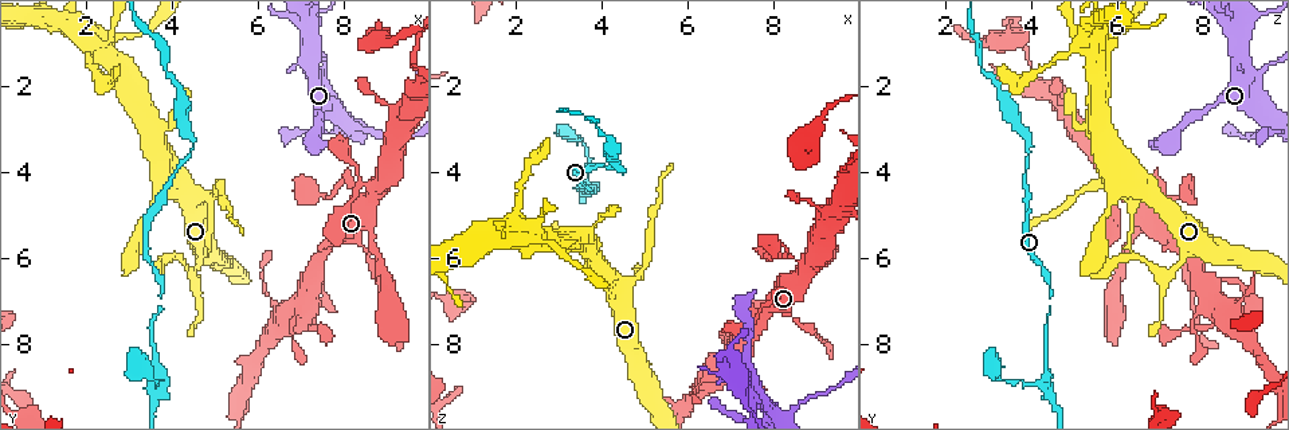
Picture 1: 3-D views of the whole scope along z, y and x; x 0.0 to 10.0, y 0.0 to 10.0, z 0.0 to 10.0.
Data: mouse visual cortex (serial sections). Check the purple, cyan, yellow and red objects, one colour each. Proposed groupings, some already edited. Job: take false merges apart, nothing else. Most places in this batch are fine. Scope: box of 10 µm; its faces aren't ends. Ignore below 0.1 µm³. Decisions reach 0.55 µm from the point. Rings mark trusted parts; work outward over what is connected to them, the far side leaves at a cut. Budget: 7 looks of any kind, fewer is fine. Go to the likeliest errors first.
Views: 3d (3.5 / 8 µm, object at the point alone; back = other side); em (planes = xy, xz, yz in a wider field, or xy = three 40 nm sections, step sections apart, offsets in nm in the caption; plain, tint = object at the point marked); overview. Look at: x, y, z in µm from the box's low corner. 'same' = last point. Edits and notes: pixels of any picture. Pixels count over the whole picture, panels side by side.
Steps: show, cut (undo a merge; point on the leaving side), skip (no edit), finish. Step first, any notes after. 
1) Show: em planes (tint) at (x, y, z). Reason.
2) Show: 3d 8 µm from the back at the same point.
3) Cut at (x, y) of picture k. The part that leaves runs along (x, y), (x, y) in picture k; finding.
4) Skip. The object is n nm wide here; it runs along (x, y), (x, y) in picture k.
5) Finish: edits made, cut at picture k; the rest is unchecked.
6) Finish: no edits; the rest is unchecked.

Show: 3d 8 µm at (4.15, 3.85, 3.85). Thin neck.

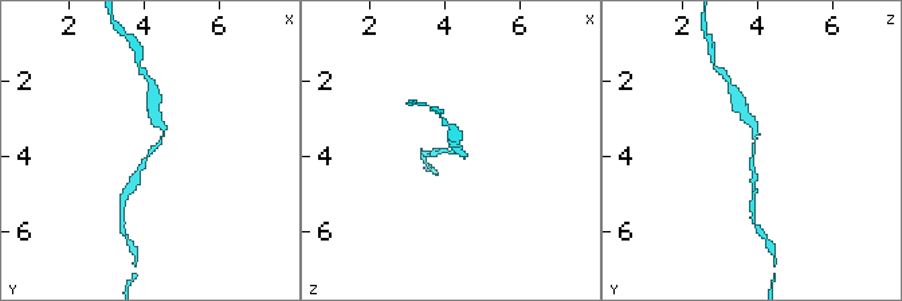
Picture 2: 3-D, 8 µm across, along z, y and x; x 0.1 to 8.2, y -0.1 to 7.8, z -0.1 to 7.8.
Show: 3d 3.5 µm at the same point.

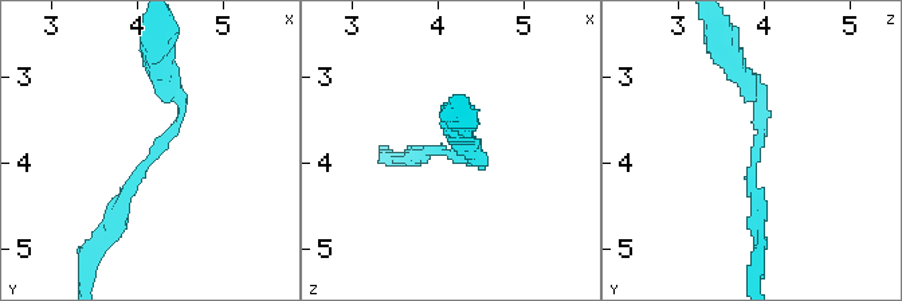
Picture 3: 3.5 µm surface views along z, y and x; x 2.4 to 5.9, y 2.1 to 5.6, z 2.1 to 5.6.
Show: em planes (tint) at (4.15, 3.95, 3.90). Shape alone is not enough.

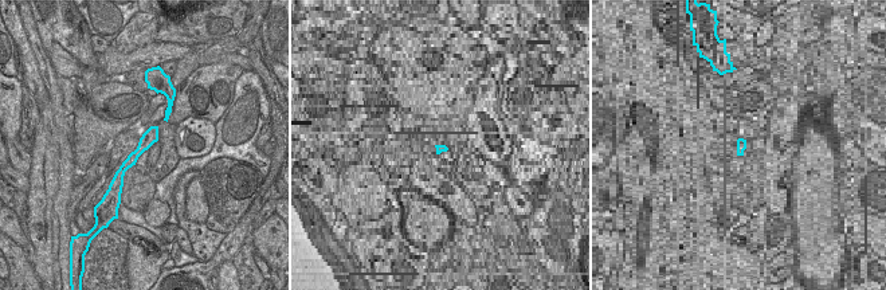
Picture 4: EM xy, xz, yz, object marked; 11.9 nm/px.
Skip. It runs along (155, 129), (114, 183) in picture 4; one cell here.

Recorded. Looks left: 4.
Show: em xy step 5 (tint) at (4.50, 6.40, 7.10). Sharp bend.

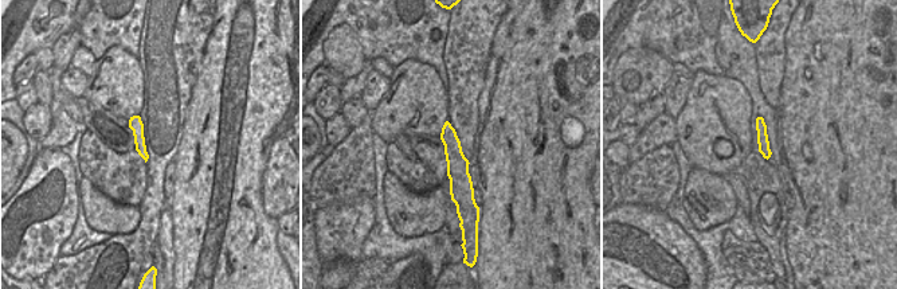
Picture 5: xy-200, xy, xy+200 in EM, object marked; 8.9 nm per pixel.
Show: 3d 3.5 µm at the same point.

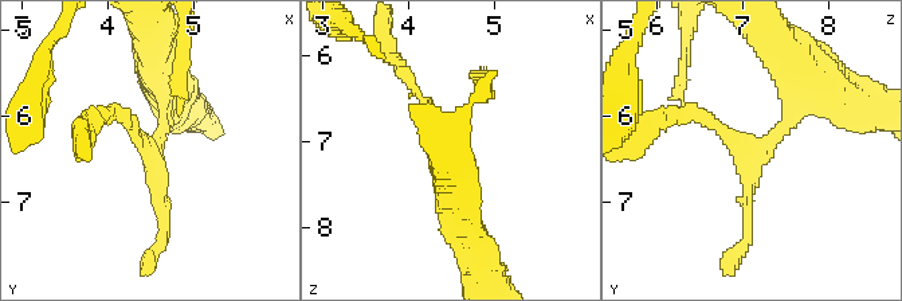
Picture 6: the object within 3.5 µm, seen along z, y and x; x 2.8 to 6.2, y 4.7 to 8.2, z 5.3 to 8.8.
Skip. It runs along (447, 127), (459, 176), (459, 202) in picture 5; all the same cell.

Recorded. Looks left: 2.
Show: em xy step 5 (tint) at (4.30, 4.50, 6.80). Branch point.

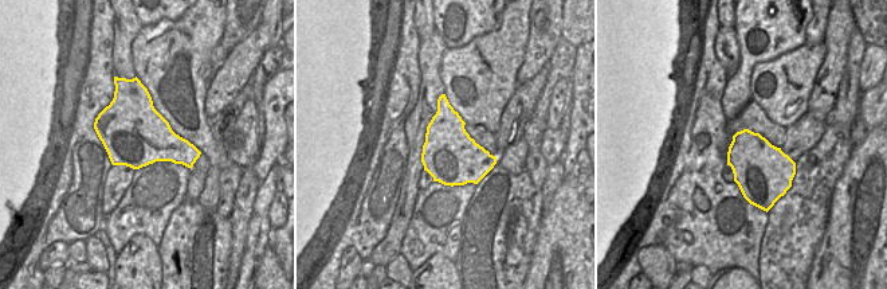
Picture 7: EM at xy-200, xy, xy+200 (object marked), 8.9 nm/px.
Show: 3d 3.5 µm at the same point.

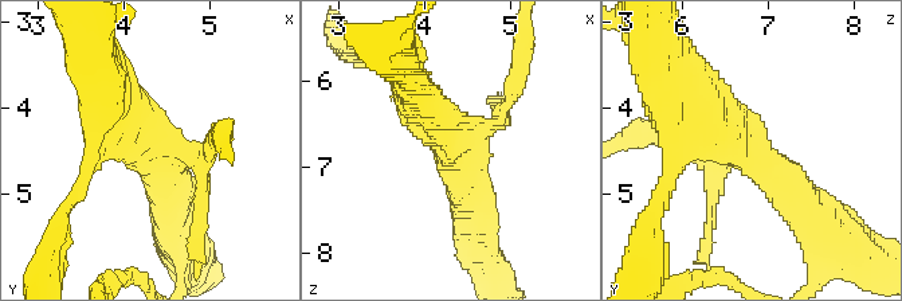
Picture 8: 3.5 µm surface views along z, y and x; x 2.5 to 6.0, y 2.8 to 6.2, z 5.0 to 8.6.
Skip. The arms are 200, 450, 500 nm wide; it runs along (815, 215), (691, 100) in picture 8; all the same cell.

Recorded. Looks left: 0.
Finish: no edits; the rest is unchecked.

